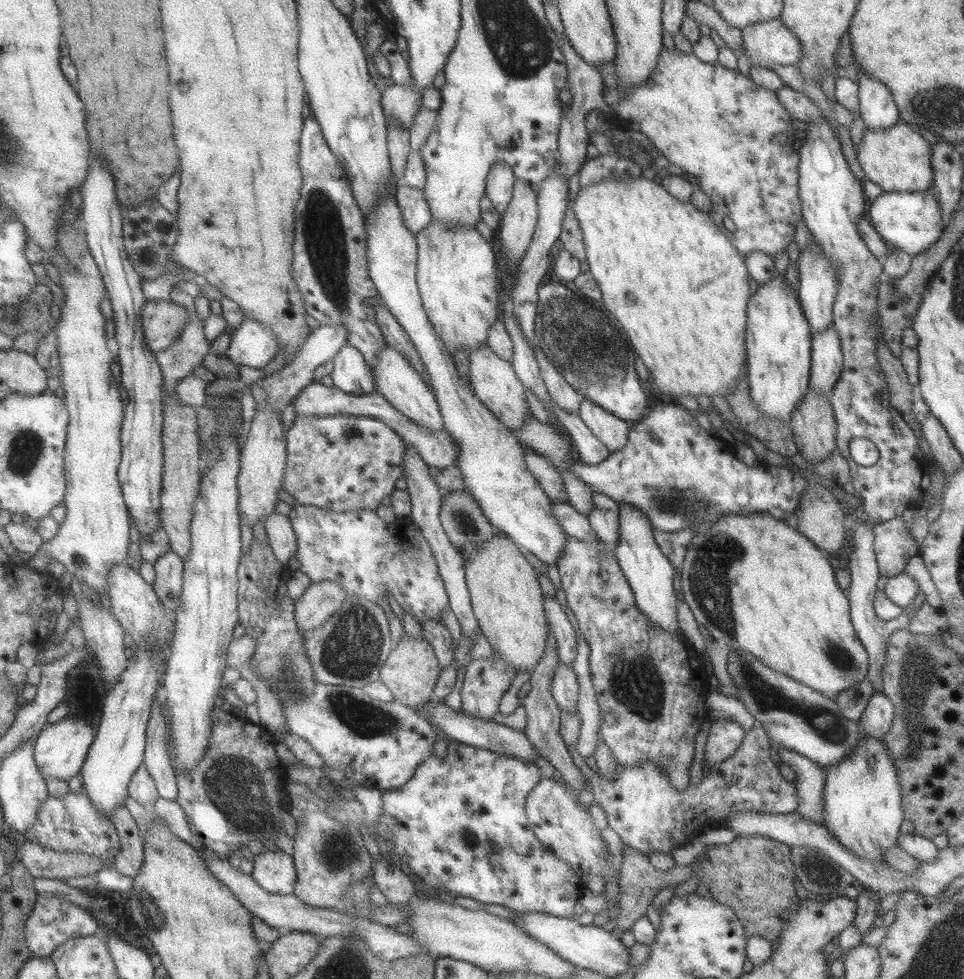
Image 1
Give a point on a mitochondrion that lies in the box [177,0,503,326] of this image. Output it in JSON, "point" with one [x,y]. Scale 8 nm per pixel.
{"point":[325,238]}

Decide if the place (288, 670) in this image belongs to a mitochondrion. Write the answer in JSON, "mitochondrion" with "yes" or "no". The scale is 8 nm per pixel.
{"mitochondrion":"yes"}

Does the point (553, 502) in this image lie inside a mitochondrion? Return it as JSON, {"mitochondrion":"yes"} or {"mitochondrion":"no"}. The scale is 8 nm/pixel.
{"mitochondrion":"no"}

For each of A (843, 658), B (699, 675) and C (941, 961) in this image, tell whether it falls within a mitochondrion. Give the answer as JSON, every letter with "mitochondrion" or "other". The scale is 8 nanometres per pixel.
{"A":"mitochondrion","B":"other","C":"mitochondrion"}

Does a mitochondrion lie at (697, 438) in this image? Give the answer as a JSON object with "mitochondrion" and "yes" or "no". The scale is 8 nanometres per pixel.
{"mitochondrion":"no"}

